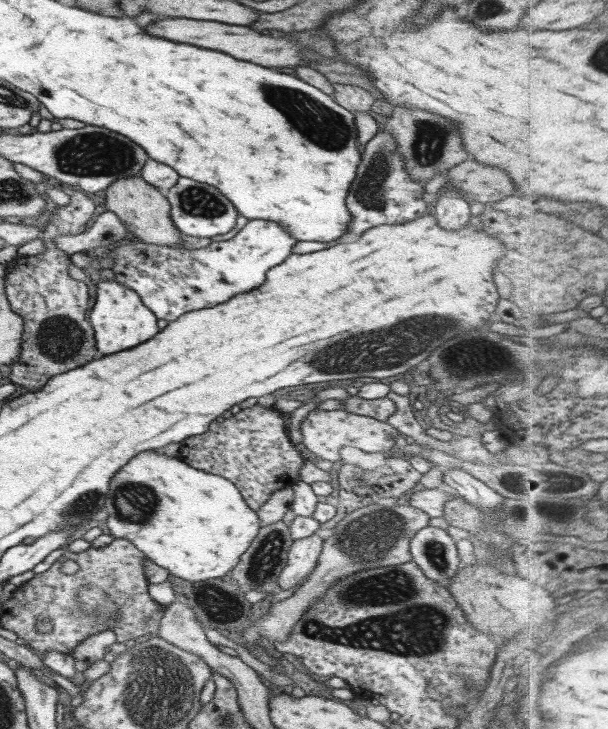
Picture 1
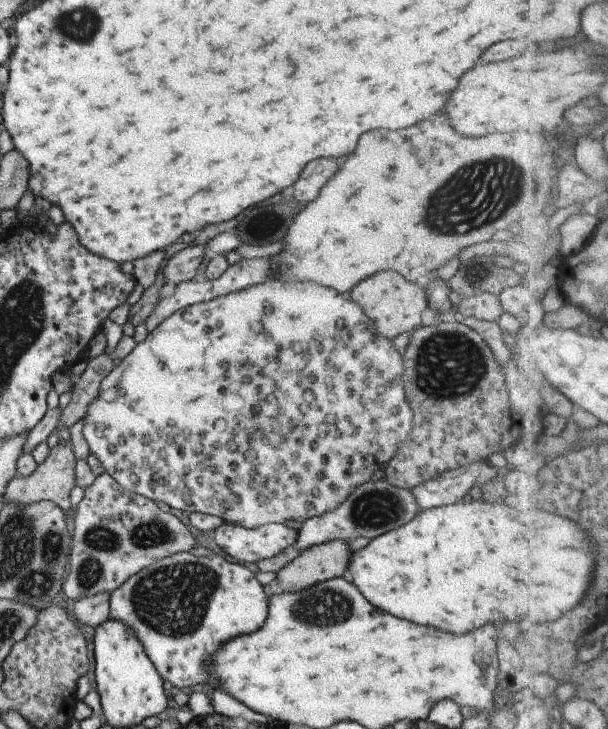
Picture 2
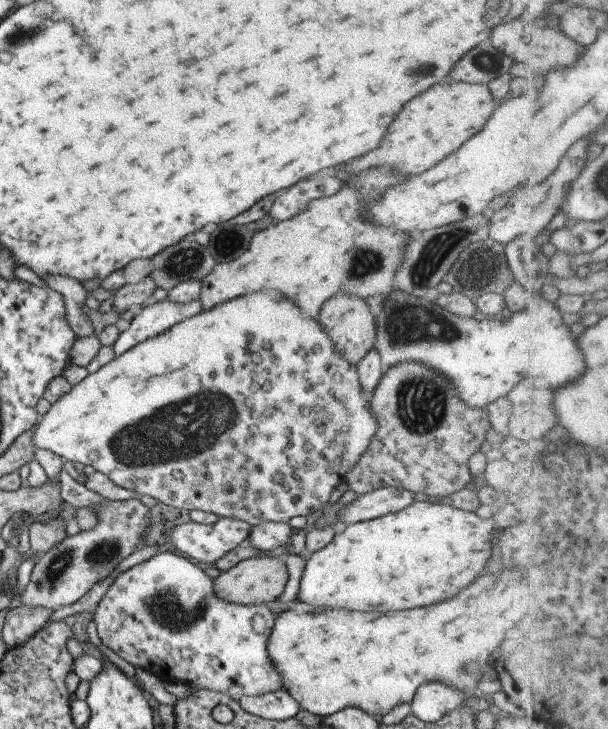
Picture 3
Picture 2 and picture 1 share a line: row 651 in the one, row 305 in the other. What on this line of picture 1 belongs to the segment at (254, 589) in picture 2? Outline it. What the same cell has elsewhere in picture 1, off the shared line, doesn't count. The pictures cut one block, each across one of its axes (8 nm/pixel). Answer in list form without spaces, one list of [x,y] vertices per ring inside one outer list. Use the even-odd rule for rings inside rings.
[[[248,220],[231,239],[211,241],[205,247],[192,250],[145,244],[138,239],[132,239],[131,243],[121,242],[119,246],[115,246],[109,251],[109,258],[113,260],[111,266],[113,274],[111,275],[117,284],[127,286],[129,290],[137,292],[141,302],[153,312],[157,320],[171,322],[185,312],[211,308],[227,302],[232,296],[259,288],[263,284],[269,268],[283,262],[291,253],[291,246],[296,241],[295,238],[289,236],[289,232],[283,226],[279,226],[277,222],[271,222],[271,220]]]

